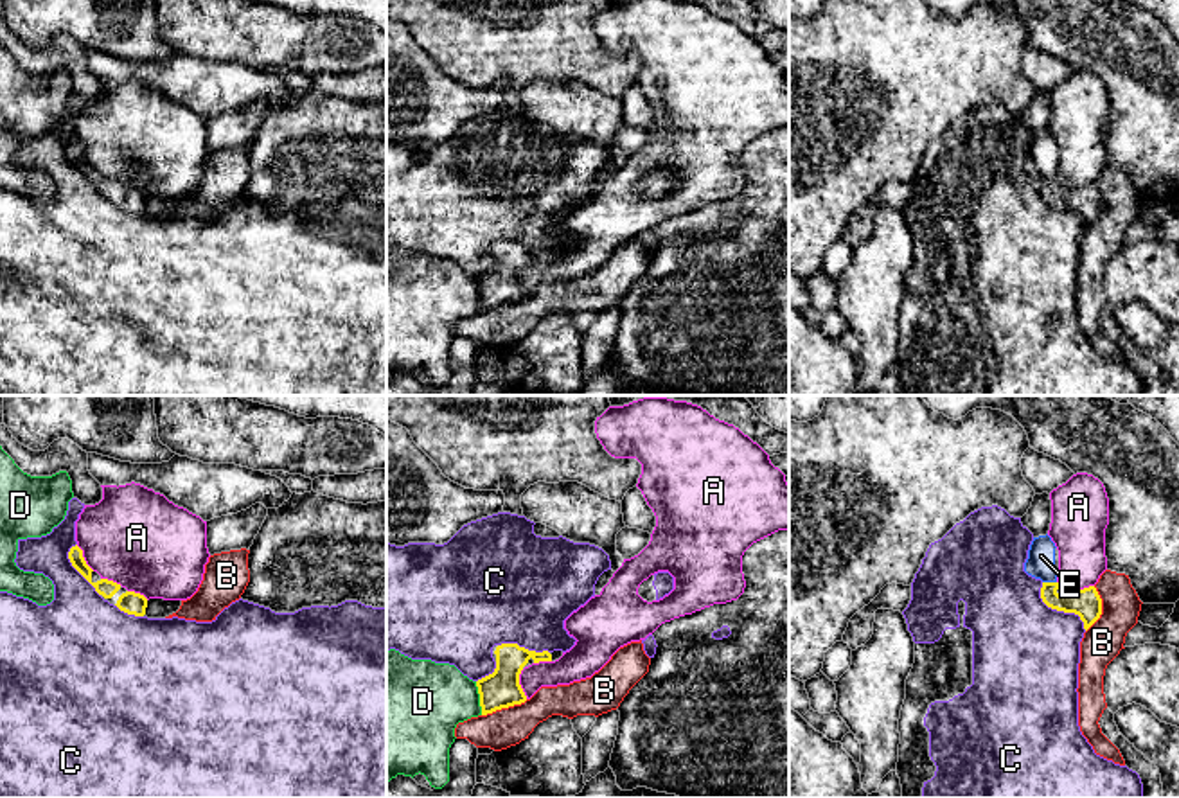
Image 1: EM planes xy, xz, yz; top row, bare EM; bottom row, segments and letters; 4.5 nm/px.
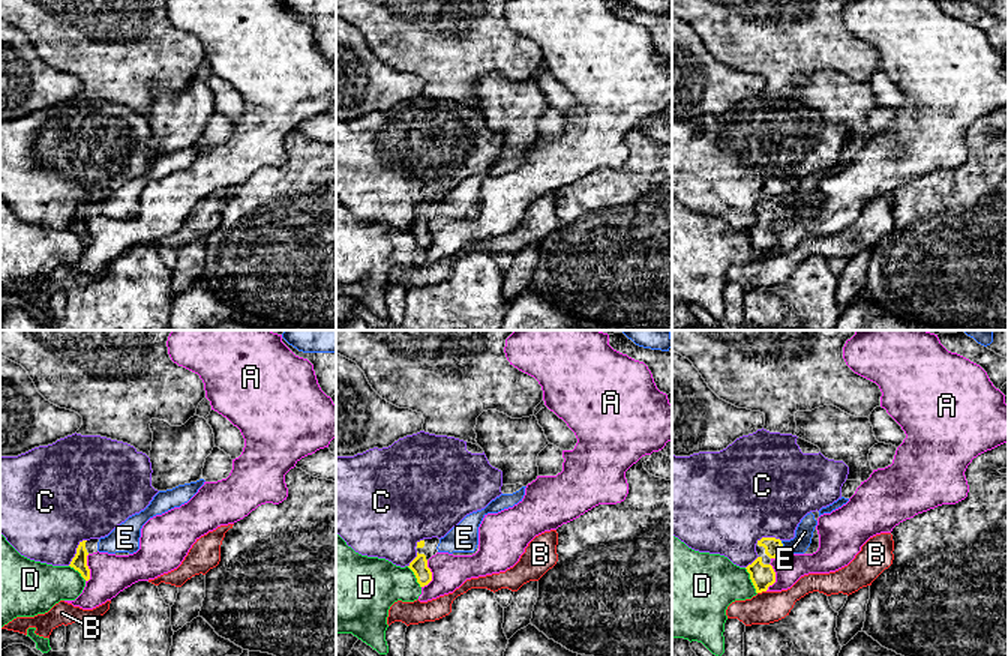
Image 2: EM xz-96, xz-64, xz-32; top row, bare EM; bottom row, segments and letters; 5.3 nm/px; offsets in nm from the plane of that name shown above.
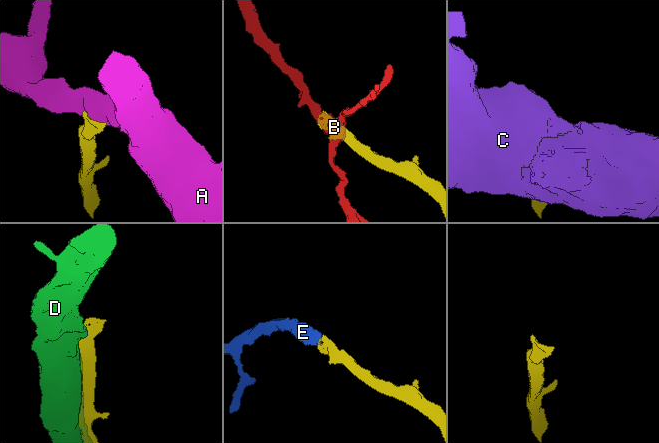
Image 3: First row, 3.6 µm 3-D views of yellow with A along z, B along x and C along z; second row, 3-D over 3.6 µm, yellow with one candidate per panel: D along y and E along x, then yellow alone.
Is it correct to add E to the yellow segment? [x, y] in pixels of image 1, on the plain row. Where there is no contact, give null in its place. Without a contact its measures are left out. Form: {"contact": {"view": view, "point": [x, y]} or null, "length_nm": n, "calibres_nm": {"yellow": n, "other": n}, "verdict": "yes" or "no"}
{"contact": {"view": "yz", "point": [1050, 180]}, "length_nm": 60, "calibres_nm": {"yellow": 130, "other": 130}, "verdict": "yes"}

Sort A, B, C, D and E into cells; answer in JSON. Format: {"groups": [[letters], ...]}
{"groups": [["A"], ["B"], ["C"], ["D"], ["E"]]}

